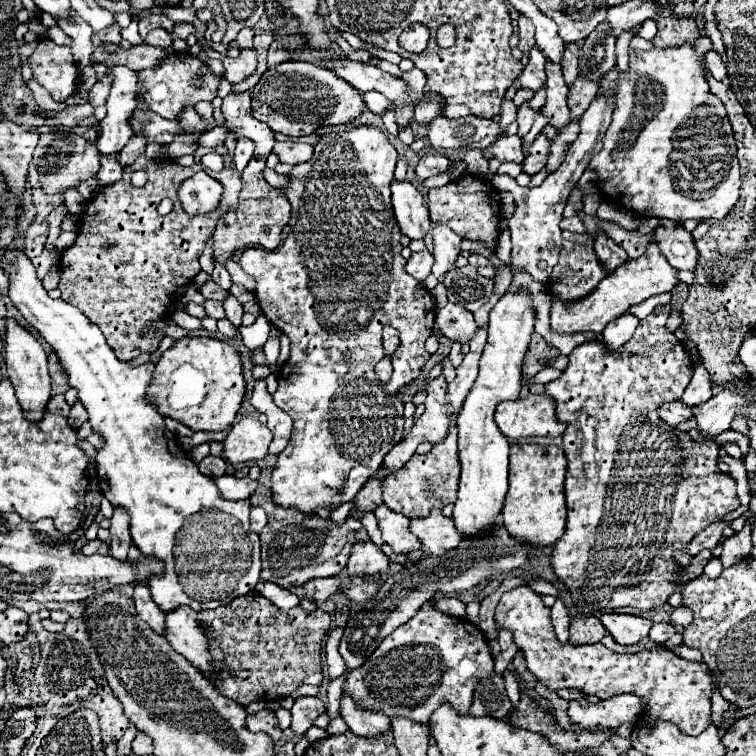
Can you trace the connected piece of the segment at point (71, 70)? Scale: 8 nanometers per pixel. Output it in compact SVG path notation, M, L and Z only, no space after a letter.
M41 39L29 57L35 81L45 87L55 101L65 101L79 87L79 69L73 61L71 49L57 45L51 39Z

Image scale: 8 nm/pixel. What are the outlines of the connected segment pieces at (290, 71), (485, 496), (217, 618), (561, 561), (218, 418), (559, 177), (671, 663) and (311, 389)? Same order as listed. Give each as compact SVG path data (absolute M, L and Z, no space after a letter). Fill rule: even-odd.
M285 61L263 73L259 83L251 89L253 95L253 115L267 123L273 131L283 135L311 135L317 127L339 125L355 119L365 107L361 93L353 89L347 81L339 79L333 71L301 63Z
M527 289L507 291L489 315L489 337L479 363L479 375L463 403L457 417L459 431L459 493L453 509L455 527L463 535L479 535L489 525L497 523L503 499L507 493L507 469L509 469L509 441L499 433L493 421L497 403L517 399L523 385L523 357L529 349L529 341L535 325L533 295Z
M251 591L243 597L235 597L233 601L217 609L199 611L199 623L203 625L203 633L207 635L211 665L215 669L211 675L207 675L209 681L225 697L241 705L249 705L251 701L279 701L305 683L321 685L323 681L321 643L331 625L331 615L323 609L315 609L313 613L307 613L297 605L291 611L281 611L263 595Z
M655 307L645 319L641 319L635 335L617 351L609 351L601 339L591 339L575 347L569 355L569 365L561 373L559 379L545 385L545 393L555 399L557 405L557 419L567 423L567 429L563 433L563 449L567 455L567 479L565 479L565 495L567 495L567 527L563 537L553 547L551 565L555 575L567 585L567 589L573 595L575 605L581 613L593 615L595 609L615 609L615 607L637 607L637 609L653 609L659 605L665 605L669 595L679 587L679 579L683 573L683 567L673 559L675 551L685 551L687 545L693 541L695 535L699 535L709 523L723 519L727 513L735 511L739 507L735 481L729 473L721 473L717 467L717 443L697 443L689 437L689 433L673 429L669 423L665 423L657 409L665 401L675 401L683 395L689 379L693 377L693 361L687 351L687 347L665 327L665 321L669 317L669 307Z
M183 337L167 349L161 359L157 361L153 383L147 389L147 399L153 401L161 415L171 417L193 431L225 431L233 425L235 415L241 407L245 397L245 379L243 379L243 365L241 355L227 343L215 337Z
M599 93L591 101L589 109L579 119L581 131L579 131L579 137L569 147L569 151L565 155L565 161L539 187L521 187L521 185L517 185L517 181L511 175L495 173L491 177L493 183L501 183L501 191L509 191L513 195L515 205L517 205L511 221L509 221L511 241L513 241L509 267L513 271L521 271L521 269L529 271L531 277L537 279L537 281L543 281L543 279L551 277L551 271L557 265L557 259L559 259L559 253L561 253L561 227L559 227L559 223L563 219L561 217L563 207L567 203L567 197L569 197L571 189L577 185L583 171L587 169L591 157L595 153L599 153L599 149L601 149L601 145L603 145L601 139L603 139L603 133L607 131L607 127L611 123L613 107L615 107L615 99L609 93Z
M527 585L501 595L495 609L495 623L513 633L513 641L525 655L527 669L551 691L571 687L599 699L609 699L619 693L635 693L647 699L647 707L641 713L643 719L671 721L687 735L699 735L711 723L711 677L707 675L705 663L687 661L669 649L619 655L601 643L563 645L555 637L549 607L545 607L541 597Z
M361 125L357 129L347 129L347 131L337 131L337 133L327 133L327 135L321 135L319 141L315 143L315 151L313 151L313 157L311 161L305 161L305 163L299 163L291 169L291 173L287 175L287 185L281 187L281 193L287 197L287 201L291 203L291 219L289 219L289 233L285 235L283 243L275 249L275 251L265 251L261 247L249 247L241 253L239 257L239 265L241 269L251 275L255 279L255 295L257 295L257 303L261 305L261 311L263 315L269 319L269 323L273 327L277 327L281 333L285 333L289 339L291 339L291 357L289 361L281 367L281 373L277 377L279 381L279 387L273 395L273 401L279 409L287 411L291 417L293 417L293 433L291 433L291 439L289 439L289 445L279 453L279 459L275 463L275 469L273 469L273 485L271 485L271 491L273 491L273 499L275 503L279 505L289 505L289 507L295 507L303 513L313 513L317 507L327 507L327 509L335 509L339 507L341 503L345 501L351 501L359 489L365 485L365 481L375 475L375 471L383 465L383 457L403 439L403 403L397 399L397 397L391 397L397 393L399 387L403 385L409 385L417 375L419 371L423 369L423 365L427 363L427 359L431 357L427 351L425 351L425 339L431 335L433 331L433 325L435 325L435 301L433 301L433 295L419 283L415 281L407 271L405 271L405 259L401 257L401 229L395 221L395 215L393 215L393 207L391 207L391 191L389 191L389 183L393 181L393 171L395 171L395 165L397 165L397 151L395 147L391 145L391 141L387 139L385 131L381 131L379 127L375 125ZM383 327L395 327L399 331L399 347L397 351L391 355L391 363L393 363L393 377L389 383L379 383L377 377L375 377L375 363L379 359L385 357L385 351L383 351L383 345L381 345L381 331Z

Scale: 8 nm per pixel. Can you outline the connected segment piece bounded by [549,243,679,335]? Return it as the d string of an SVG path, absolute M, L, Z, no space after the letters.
M651 243L649 249L645 251L645 255L641 255L639 259L633 259L633 261L625 261L613 273L605 275L601 279L599 287L593 289L587 297L581 297L579 301L569 301L569 303L563 303L563 301L559 301L559 297L555 297L551 303L551 317L549 317L551 331L571 333L571 335L579 333L579 331L583 331L583 333L593 331L599 335L609 321L623 315L629 307L649 299L651 295L671 291L679 283L677 275L679 275L679 269L671 267L667 263L665 255L659 251L657 244Z

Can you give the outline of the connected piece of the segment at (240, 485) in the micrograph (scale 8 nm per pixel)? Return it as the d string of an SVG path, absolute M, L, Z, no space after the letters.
M221 475L215 479L215 485L217 485L221 497L235 501L235 499L251 497L251 493L257 489L259 483L255 479L251 479L249 475L243 479L237 479L233 475Z

